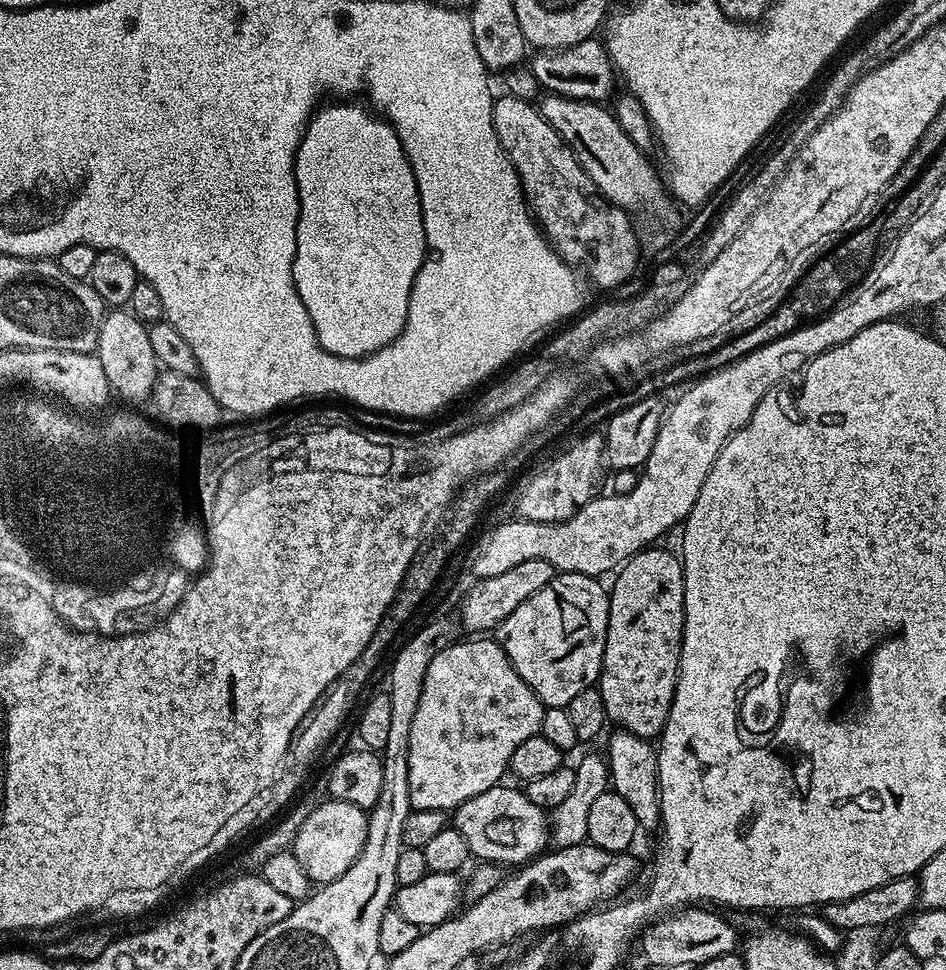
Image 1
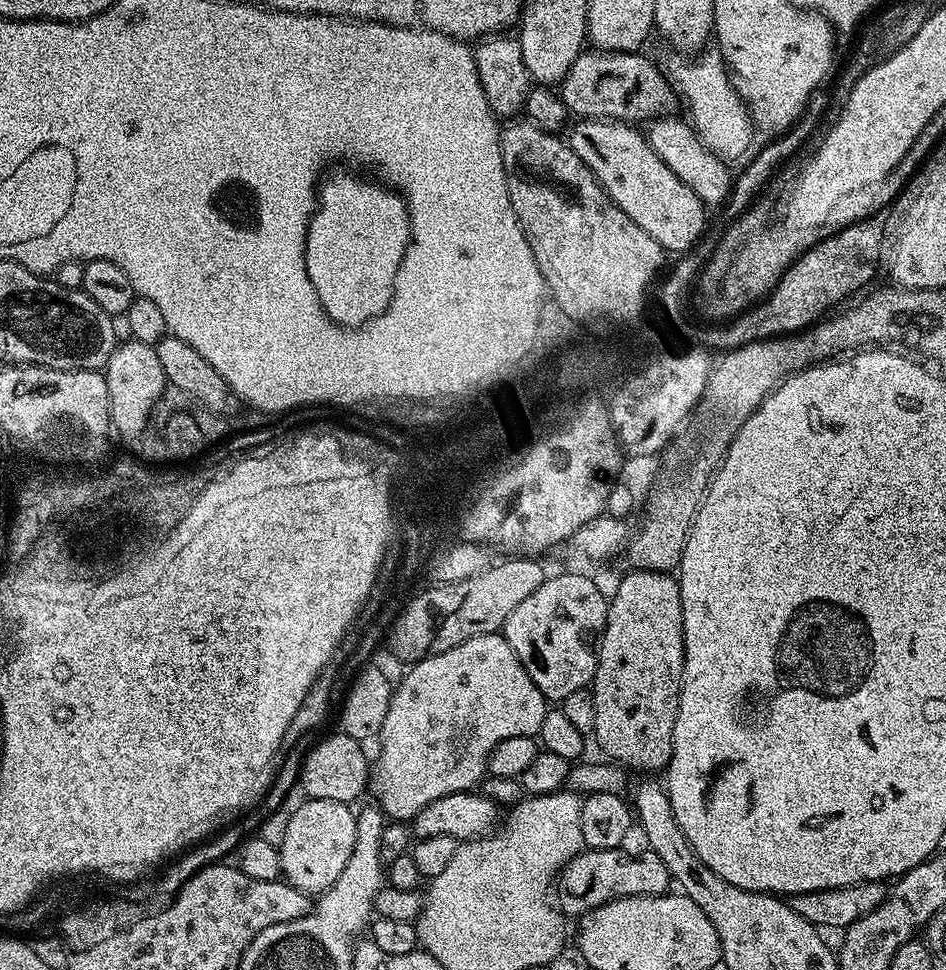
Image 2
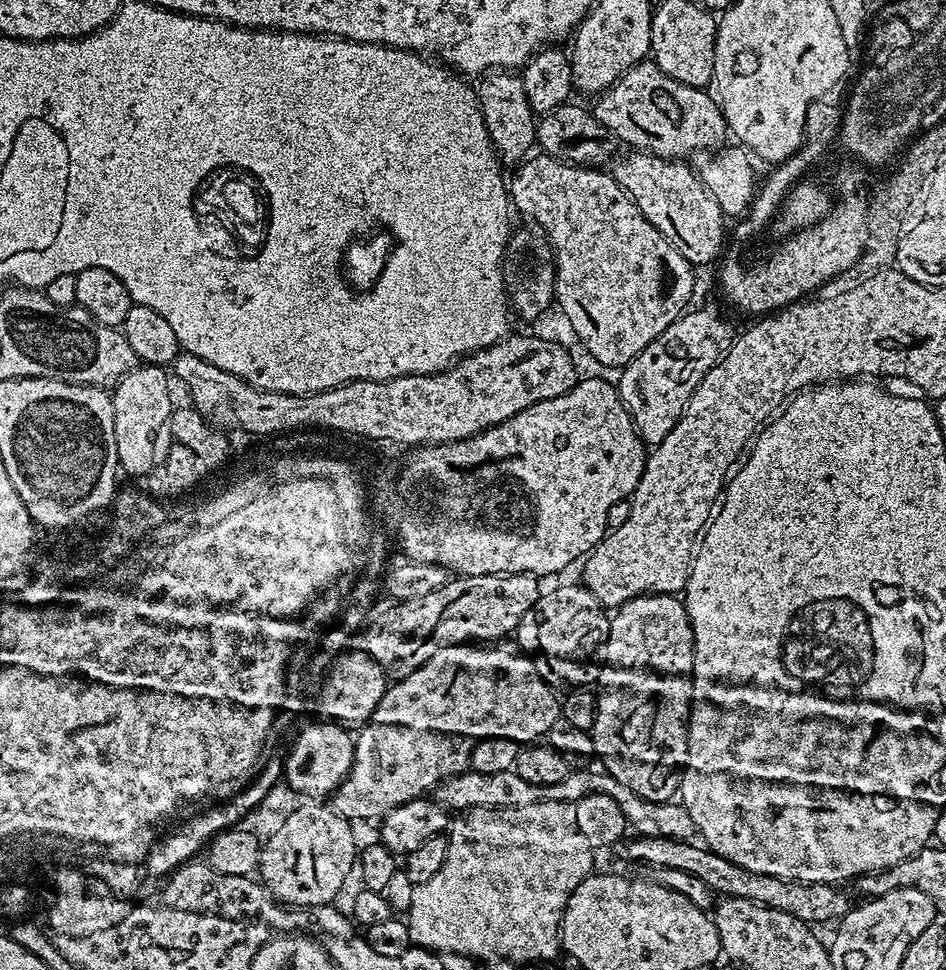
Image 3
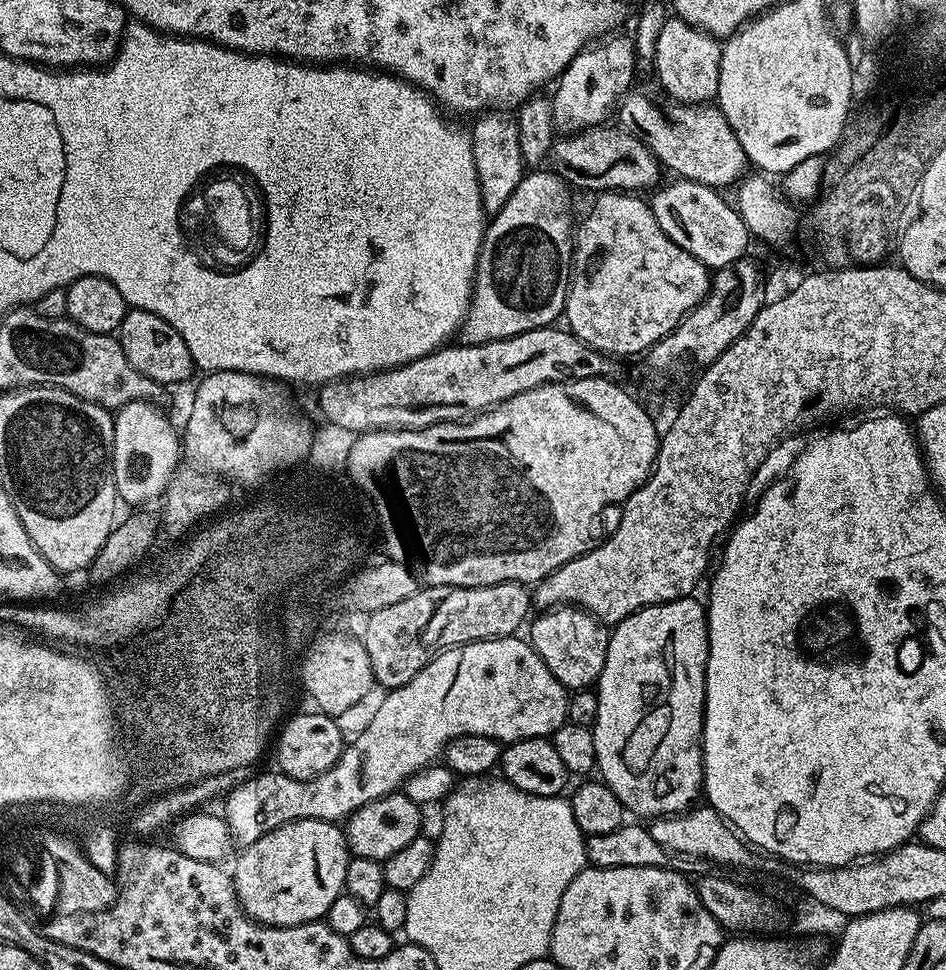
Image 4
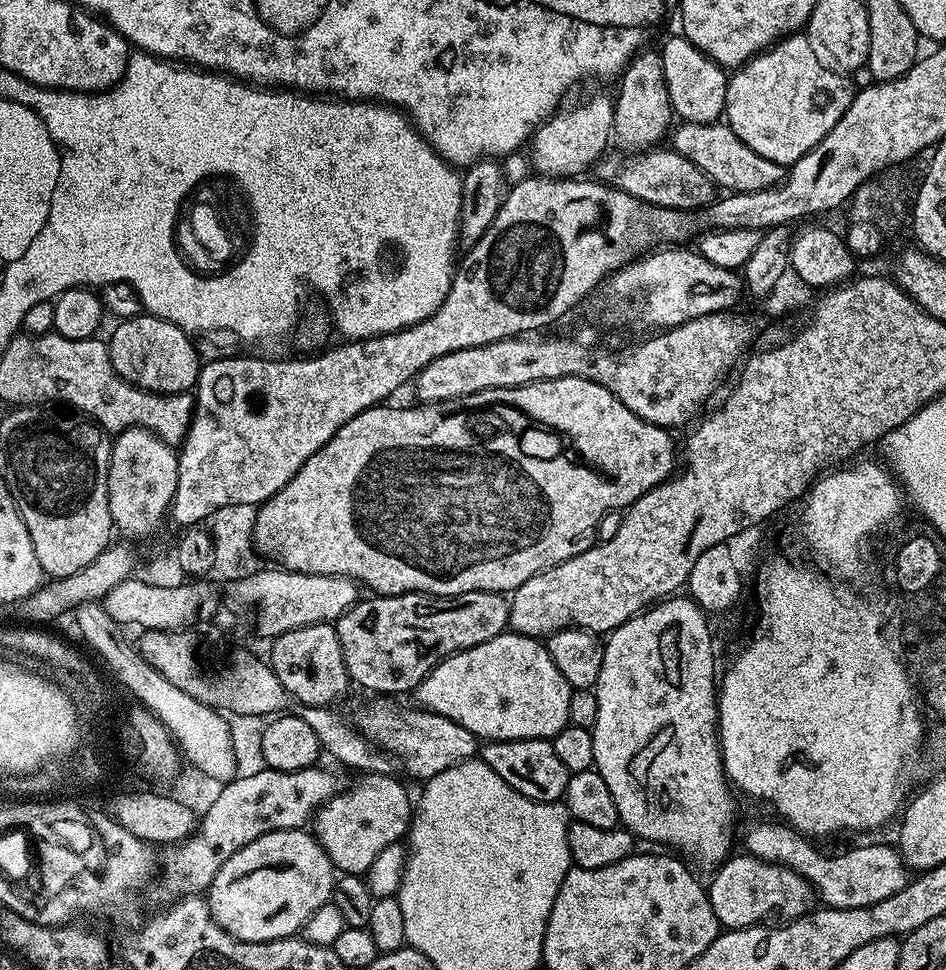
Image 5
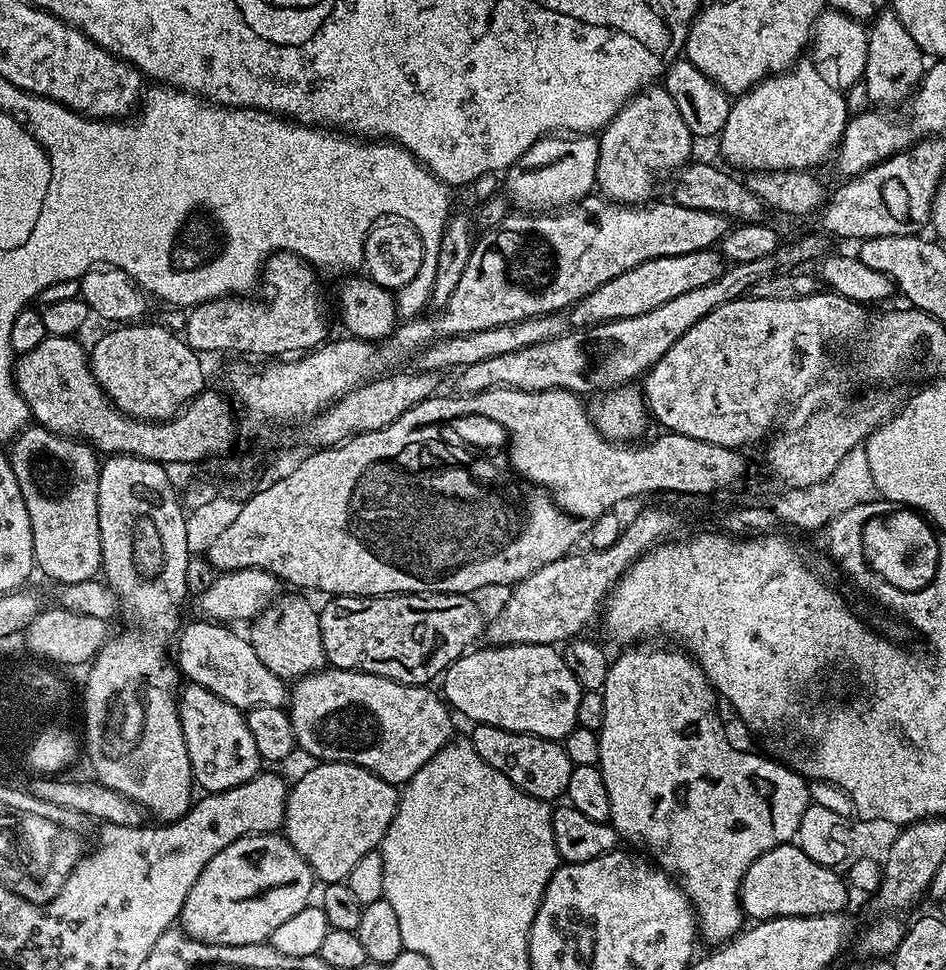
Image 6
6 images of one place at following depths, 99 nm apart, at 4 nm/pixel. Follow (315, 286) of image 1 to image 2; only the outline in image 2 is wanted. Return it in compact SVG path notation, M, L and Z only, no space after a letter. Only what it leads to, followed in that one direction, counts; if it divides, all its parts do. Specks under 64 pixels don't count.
M330 172L319 181L316 208L312 211L312 217L308 219L308 230L304 233L304 265L306 266L306 274L314 286L314 294L318 296L318 302L324 313L331 318L334 324L340 325L341 328L359 330L363 324L369 324L371 320L378 318L387 310L390 298L394 294L394 282L398 278L398 266L402 266L402 258L406 254L412 238L408 207L403 196L383 182L377 182L375 179L372 179L373 181L363 180L362 177L355 176L352 172Z

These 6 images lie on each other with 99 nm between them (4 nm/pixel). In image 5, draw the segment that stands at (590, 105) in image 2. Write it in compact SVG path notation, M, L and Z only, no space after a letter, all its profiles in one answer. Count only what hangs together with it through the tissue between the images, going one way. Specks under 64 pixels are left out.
M724 122L677 123L670 132L670 147L673 152L682 154L682 158L690 158L690 162L706 173L717 189L729 193L770 190L782 183L786 175L785 165L770 162L770 158L762 158L762 154L754 154L754 150L750 150L750 146L746 146L746 142L742 142L742 138L738 138Z

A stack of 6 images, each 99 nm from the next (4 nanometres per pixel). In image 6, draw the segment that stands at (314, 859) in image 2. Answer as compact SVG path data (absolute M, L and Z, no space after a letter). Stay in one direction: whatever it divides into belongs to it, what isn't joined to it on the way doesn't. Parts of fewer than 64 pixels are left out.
M253 834L243 836L230 846L218 850L210 862L198 874L198 882L190 886L190 894L186 894L186 902L180 911L179 927L190 938L201 940L207 944L225 944L226 946L246 946L247 944L263 944L298 910L309 907L312 896L314 877L312 868L290 846L290 842L280 834Z

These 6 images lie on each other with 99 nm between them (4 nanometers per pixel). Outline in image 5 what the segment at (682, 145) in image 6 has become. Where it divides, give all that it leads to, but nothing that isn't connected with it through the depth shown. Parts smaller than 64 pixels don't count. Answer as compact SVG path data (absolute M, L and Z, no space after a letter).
M641 50L629 60L619 77L620 93L615 93L612 134L625 153L635 154L657 147L669 135L674 124L670 94L666 90L666 74L662 70L659 51Z

